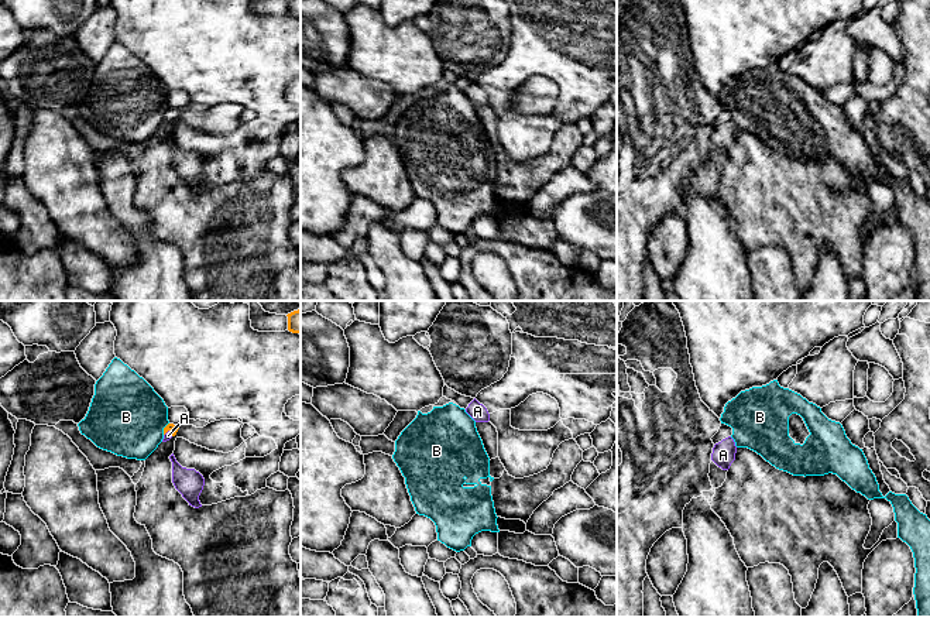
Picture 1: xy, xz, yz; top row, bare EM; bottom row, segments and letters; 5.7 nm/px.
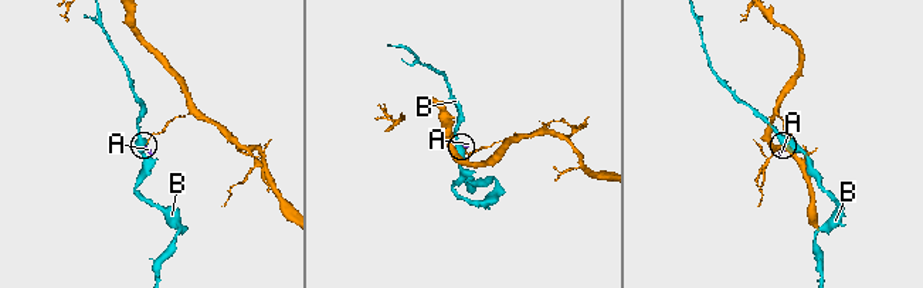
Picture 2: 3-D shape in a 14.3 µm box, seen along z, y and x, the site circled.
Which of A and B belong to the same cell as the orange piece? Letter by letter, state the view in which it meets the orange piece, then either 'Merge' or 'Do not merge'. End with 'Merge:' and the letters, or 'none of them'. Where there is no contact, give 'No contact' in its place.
A: Touches orange in xy. Merge
B: Touches orange in xy. Do not merge
Merge: A

